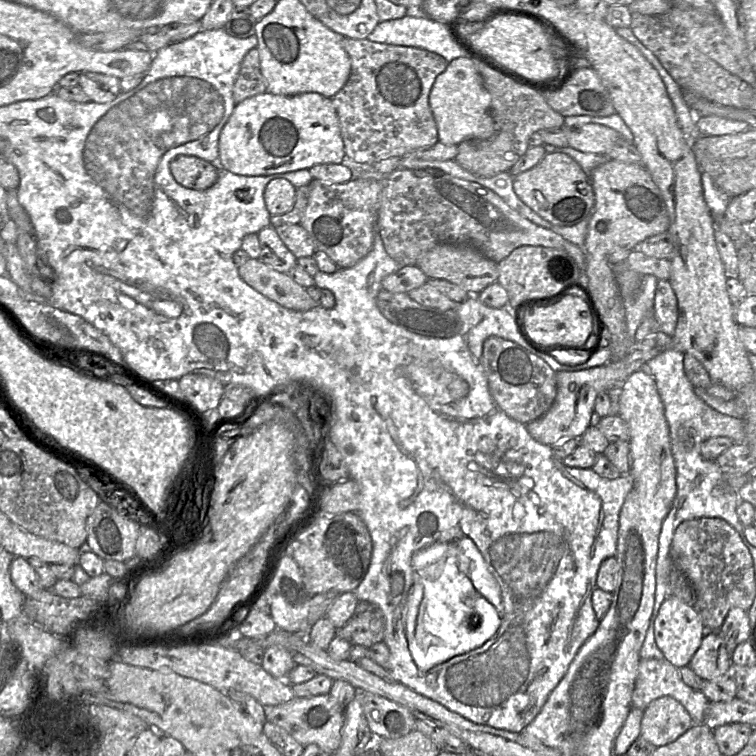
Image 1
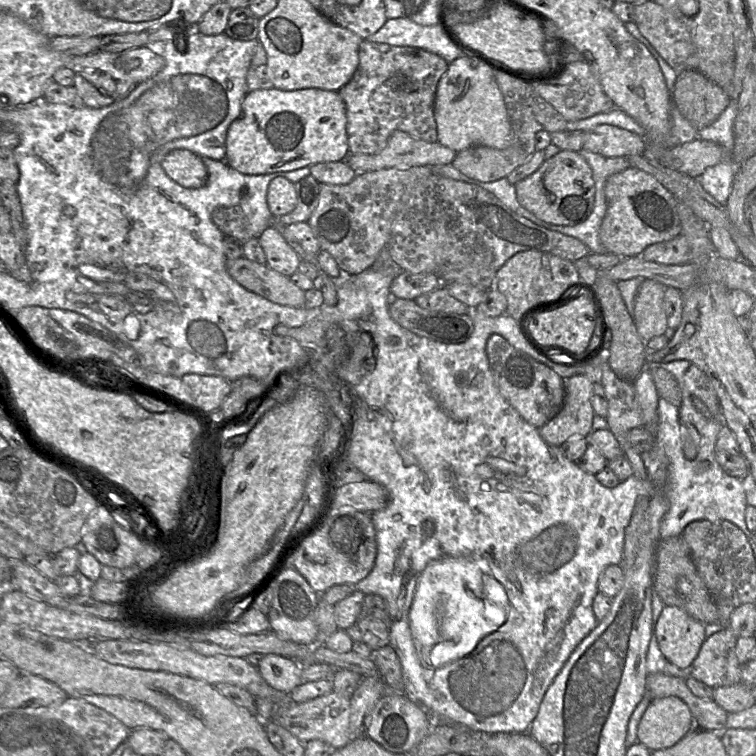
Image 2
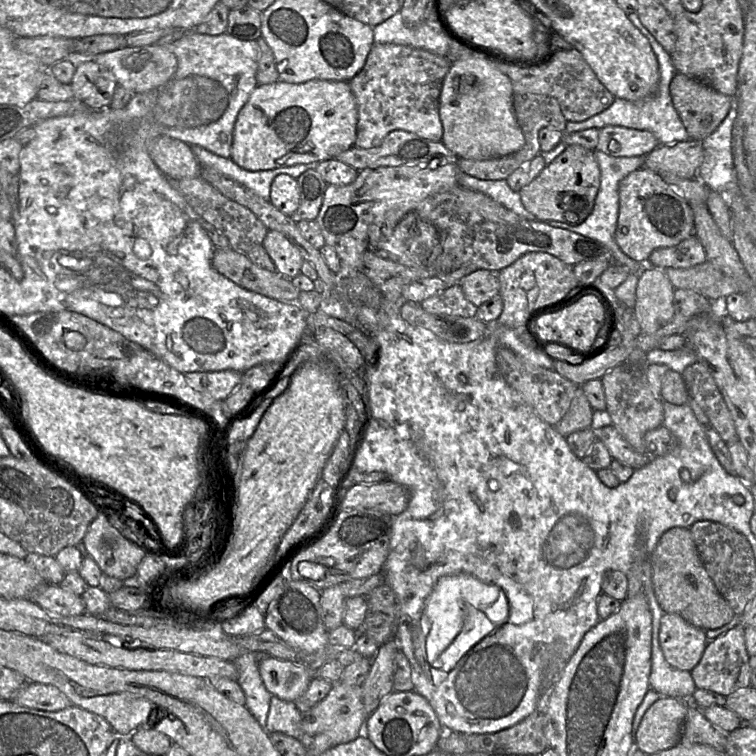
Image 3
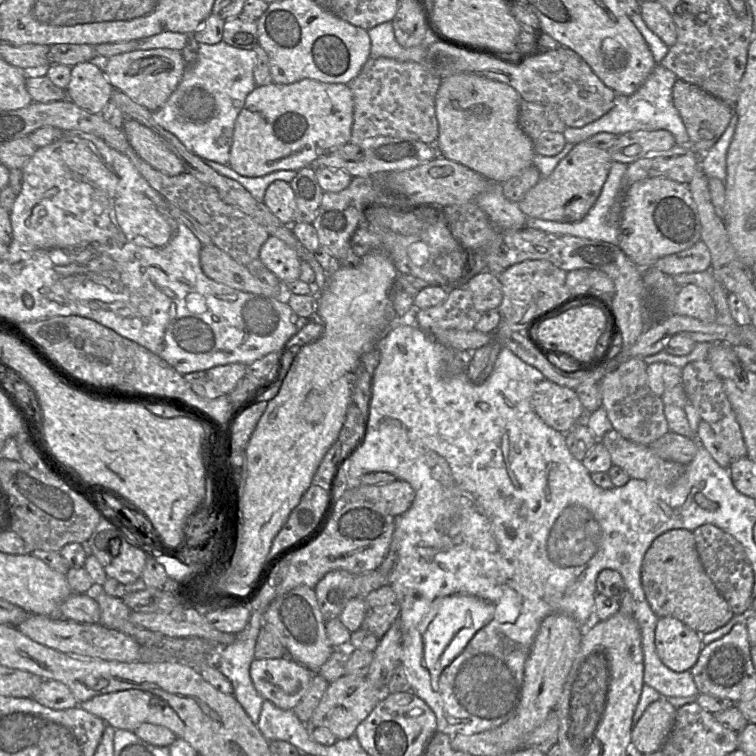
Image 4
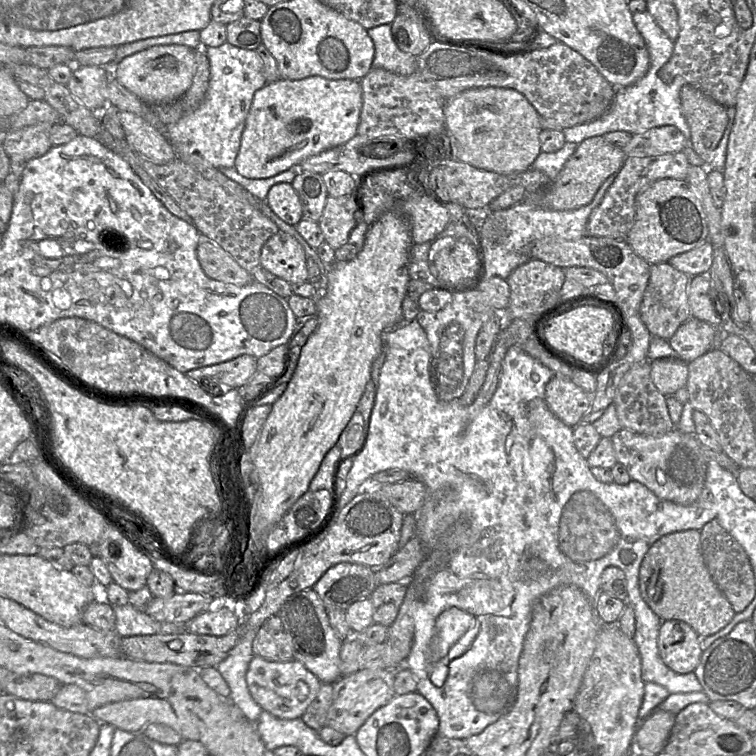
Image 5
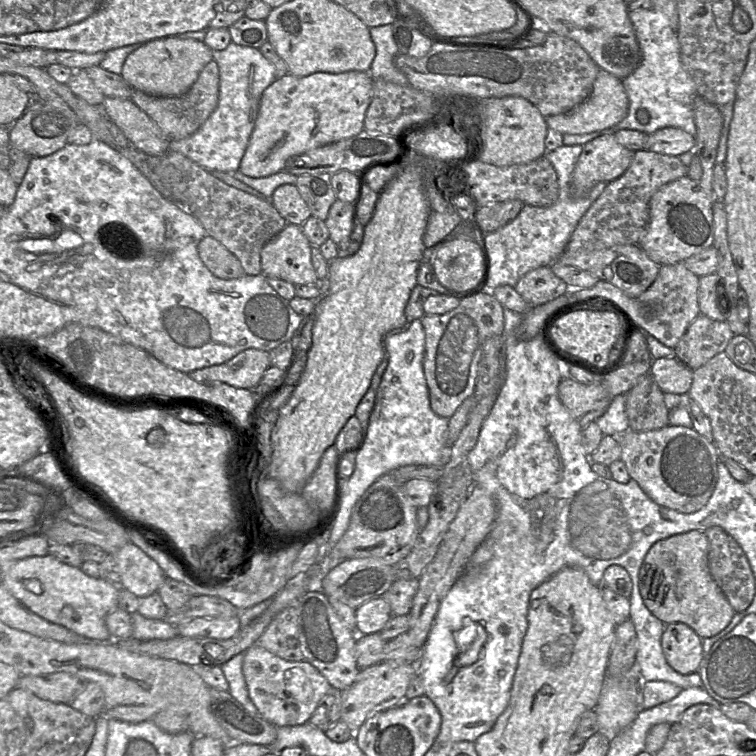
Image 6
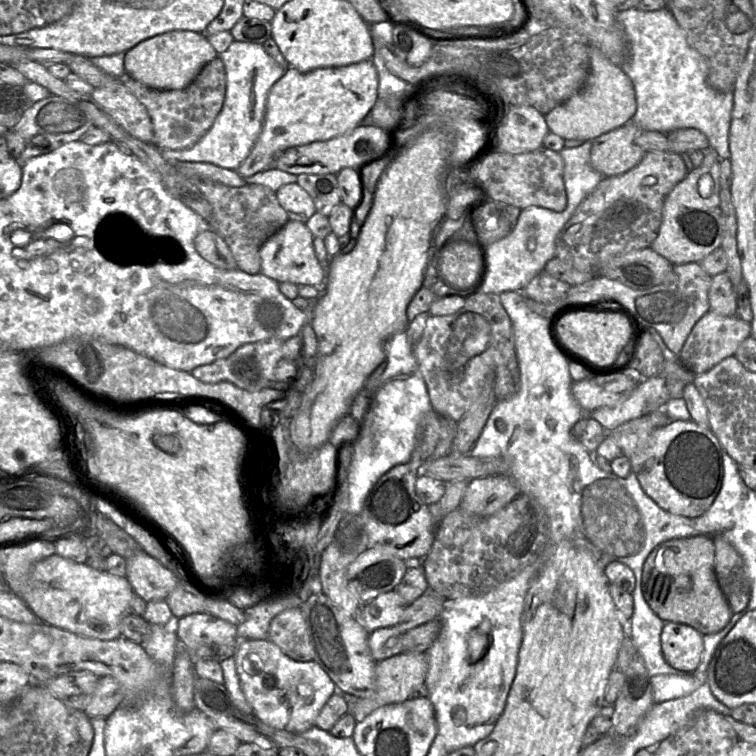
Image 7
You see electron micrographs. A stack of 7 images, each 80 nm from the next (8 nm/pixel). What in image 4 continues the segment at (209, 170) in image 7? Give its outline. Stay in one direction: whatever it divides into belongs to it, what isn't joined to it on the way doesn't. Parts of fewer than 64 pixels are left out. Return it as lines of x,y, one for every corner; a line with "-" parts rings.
223,40
217,44
200,43
196,62
186,66
177,88
161,108
153,111
153,119
217,173
237,181
256,201
263,202
265,191
272,182
290,183
298,171
281,170
260,177
245,177
228,165
236,118
246,97
256,87
254,67
253,49
236,48

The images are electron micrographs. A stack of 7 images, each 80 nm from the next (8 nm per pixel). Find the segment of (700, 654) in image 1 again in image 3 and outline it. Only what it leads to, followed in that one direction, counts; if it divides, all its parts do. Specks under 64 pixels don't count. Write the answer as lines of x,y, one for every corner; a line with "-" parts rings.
740,624
736,625
714,640
708,641
700,661
690,671
696,688
716,692
726,697
738,689
751,686
750,656
746,649
744,628

